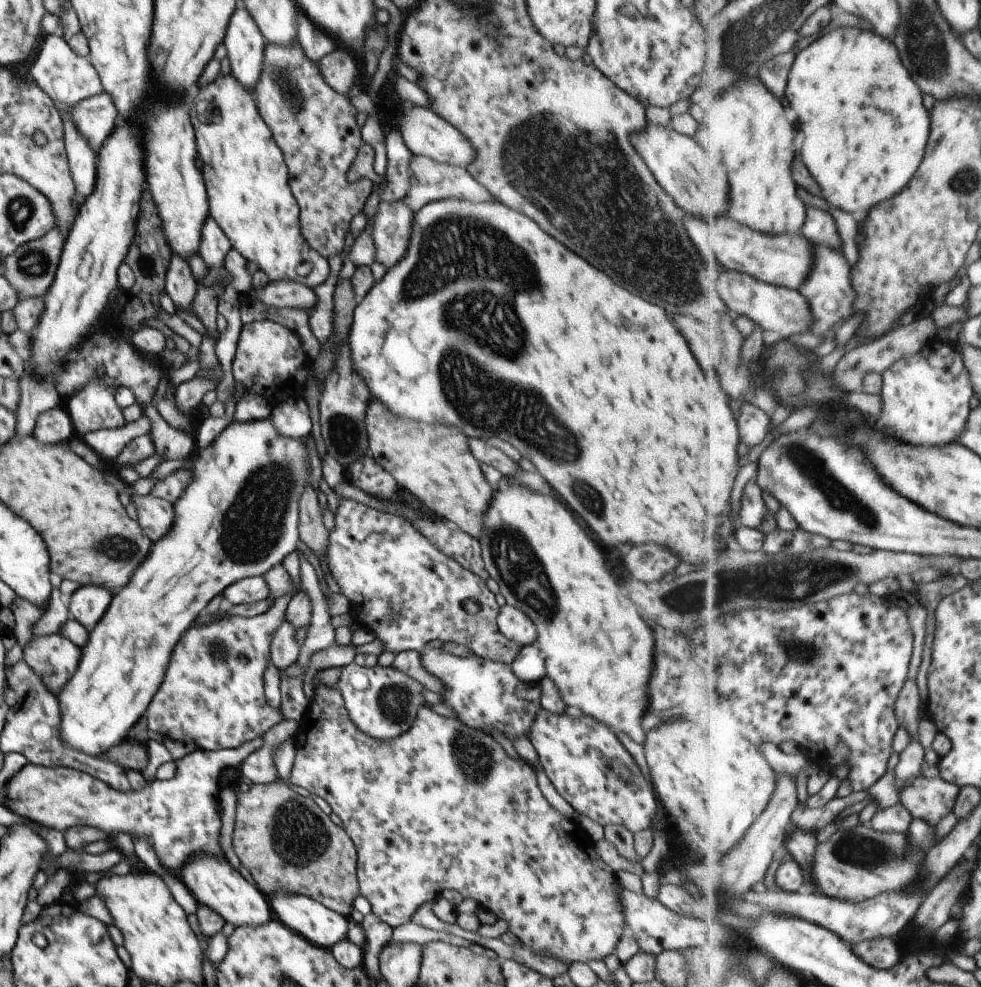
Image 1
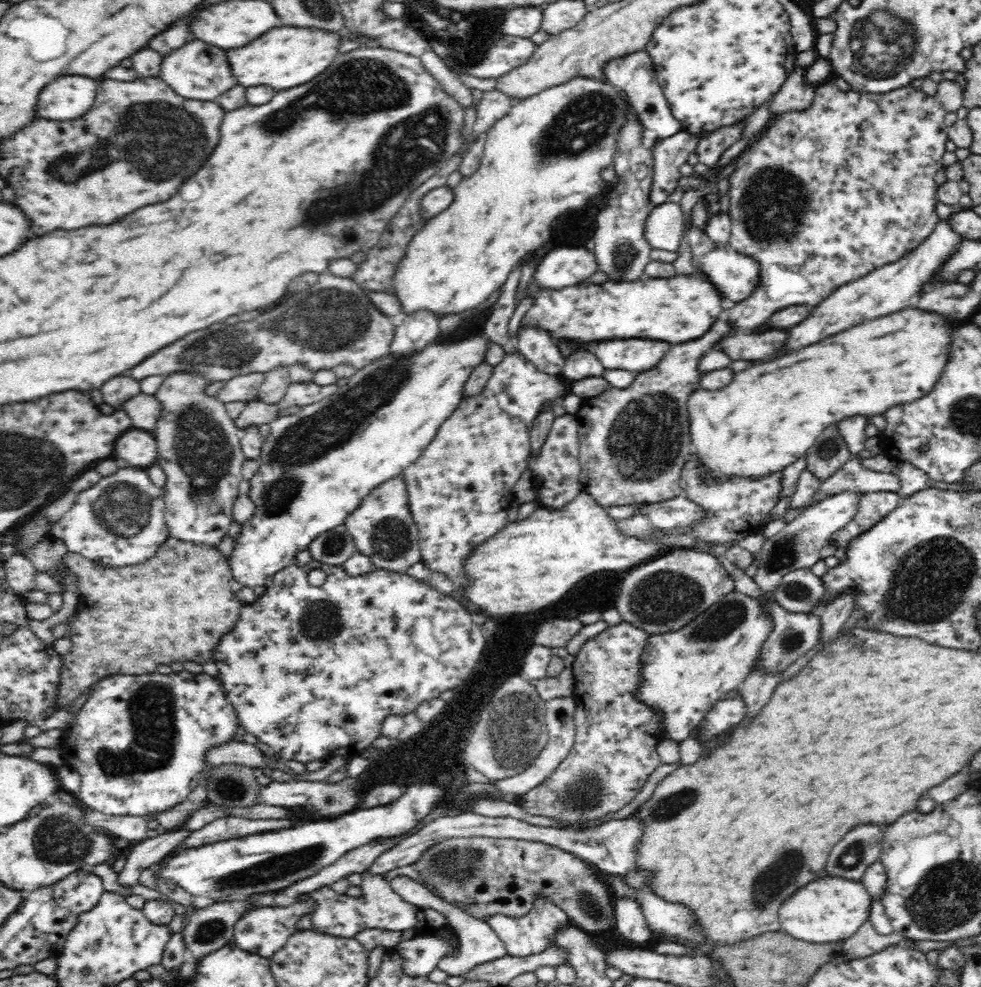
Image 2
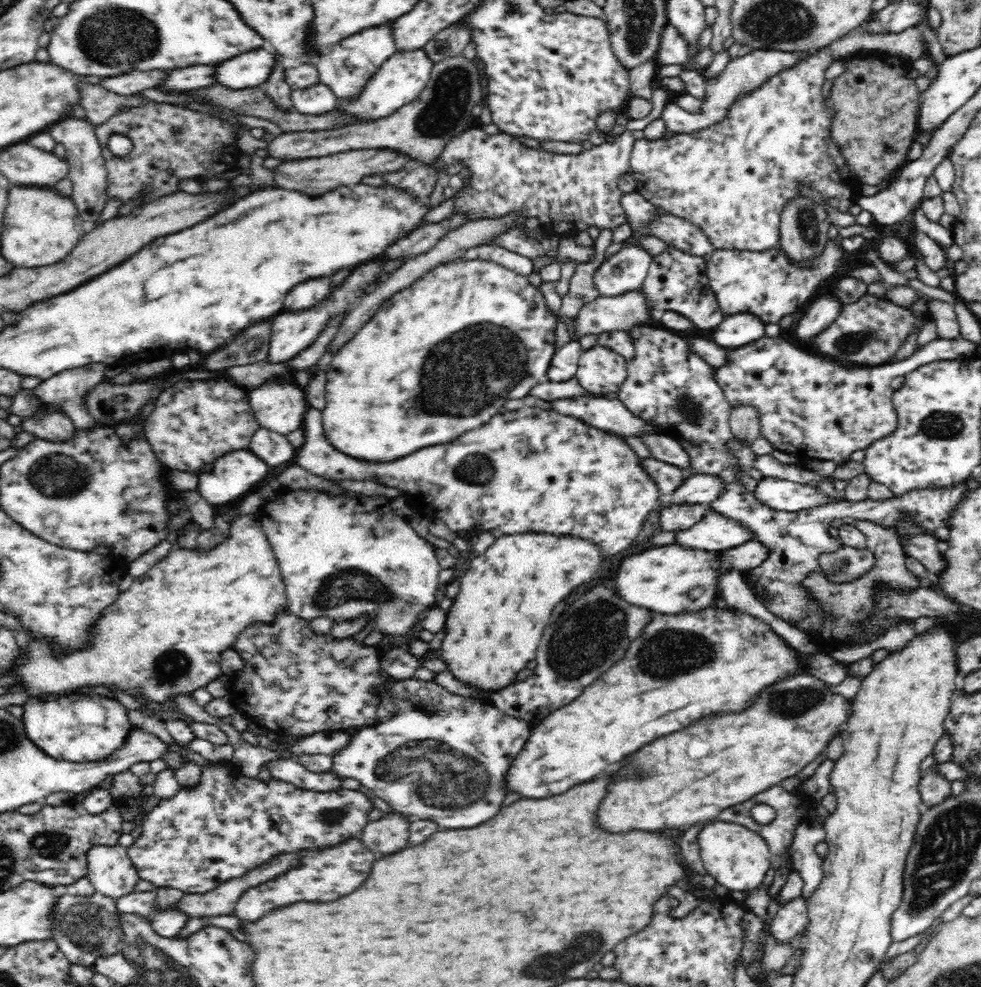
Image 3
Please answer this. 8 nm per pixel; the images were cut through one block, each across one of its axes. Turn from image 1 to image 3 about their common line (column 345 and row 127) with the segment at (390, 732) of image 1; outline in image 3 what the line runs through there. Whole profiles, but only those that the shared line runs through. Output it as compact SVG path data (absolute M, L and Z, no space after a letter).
M752 50L740 58L732 58L728 62L728 66L724 68L722 74L706 79L706 98L702 100L702 112L699 114L690 114L684 109L679 108L677 104L670 100L662 112L662 119L666 123L668 131L676 134L692 134L698 130L706 130L710 126L716 126L718 122L722 122L728 114L728 109L734 104L734 101L757 89L768 77L777 75L778 71L794 66L798 61L805 59L811 52L782 52L780 50Z

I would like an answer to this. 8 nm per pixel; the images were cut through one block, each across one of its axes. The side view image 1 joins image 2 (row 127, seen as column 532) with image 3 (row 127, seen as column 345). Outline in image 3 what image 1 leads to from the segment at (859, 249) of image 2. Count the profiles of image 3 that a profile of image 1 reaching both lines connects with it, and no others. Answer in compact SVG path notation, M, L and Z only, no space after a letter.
M827 48L817 49L805 59L798 61L794 66L782 69L777 72L777 75L768 77L757 89L738 97L728 109L726 118L722 122L718 122L716 126L710 126L706 130L698 130L698 132L692 132L692 134L676 134L667 140L660 138L659 140L642 139L636 141L629 160L629 173L634 178L634 182L636 182L636 190L656 207L662 207L667 214L683 218L686 222L696 225L696 227L700 228L702 234L710 240L715 249L718 250L764 252L764 250L779 247L781 212L788 201L800 195L799 183L815 188L820 192L822 199L838 209L838 211L846 213L849 206L852 203L856 203L855 200L860 197L860 194L858 194L860 184L855 180L842 179L839 176L839 172L837 172L837 169L848 169L848 164L845 164L845 158L841 155L838 145L830 137L834 110L832 110L832 104L830 106L825 104L825 102L829 103L828 99L822 97L822 88L824 88L824 82L826 81L824 72L833 61L834 58Z

